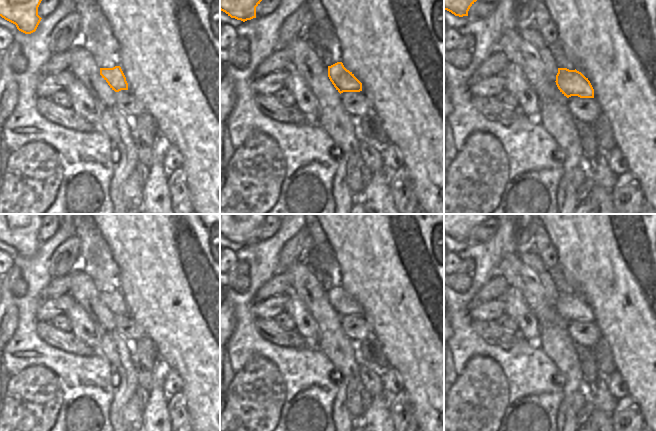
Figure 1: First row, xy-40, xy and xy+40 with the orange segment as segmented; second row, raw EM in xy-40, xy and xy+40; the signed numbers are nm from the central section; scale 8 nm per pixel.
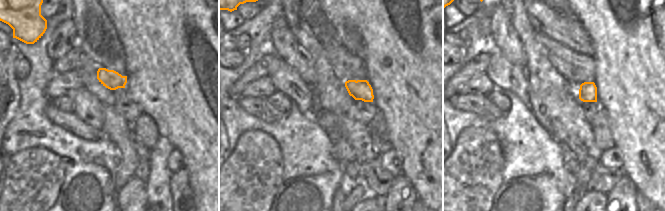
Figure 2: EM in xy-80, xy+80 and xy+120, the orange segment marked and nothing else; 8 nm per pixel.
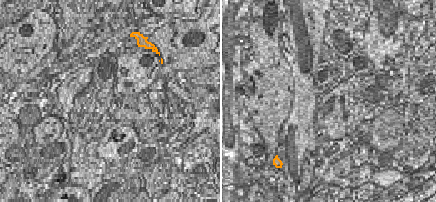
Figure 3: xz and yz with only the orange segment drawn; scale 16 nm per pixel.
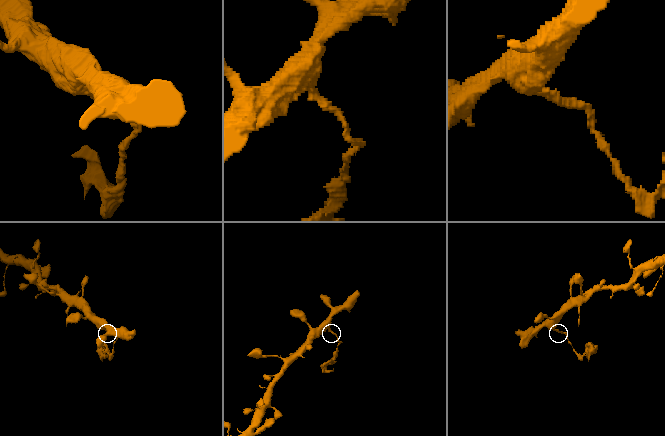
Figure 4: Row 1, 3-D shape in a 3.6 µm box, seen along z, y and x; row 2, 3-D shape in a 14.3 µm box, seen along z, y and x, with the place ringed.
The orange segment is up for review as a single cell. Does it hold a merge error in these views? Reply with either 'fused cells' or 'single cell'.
fused cells

